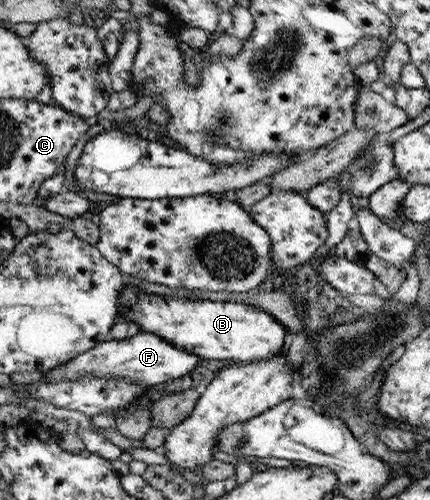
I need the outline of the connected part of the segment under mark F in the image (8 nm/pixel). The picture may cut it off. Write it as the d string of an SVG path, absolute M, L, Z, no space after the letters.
M140 331L137 335L128 339L112 340L108 338L104 343L96 345L93 349L89 349L89 351L77 355L69 362L49 371L41 381L79 380L85 373L95 374L97 378L119 378L121 376L125 380L129 380L131 384L151 387L190 375L198 367L201 360L203 358L199 358L197 354L175 348L173 344L165 342L161 337L150 331Z

